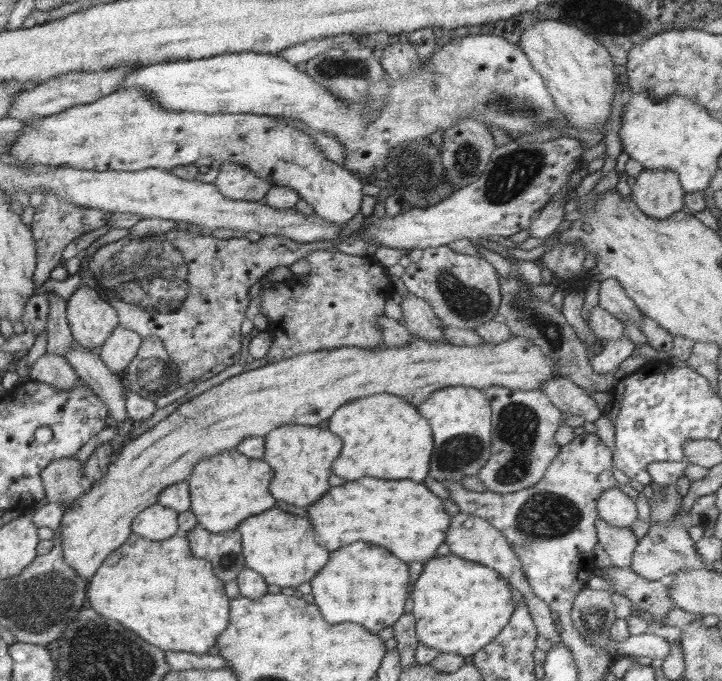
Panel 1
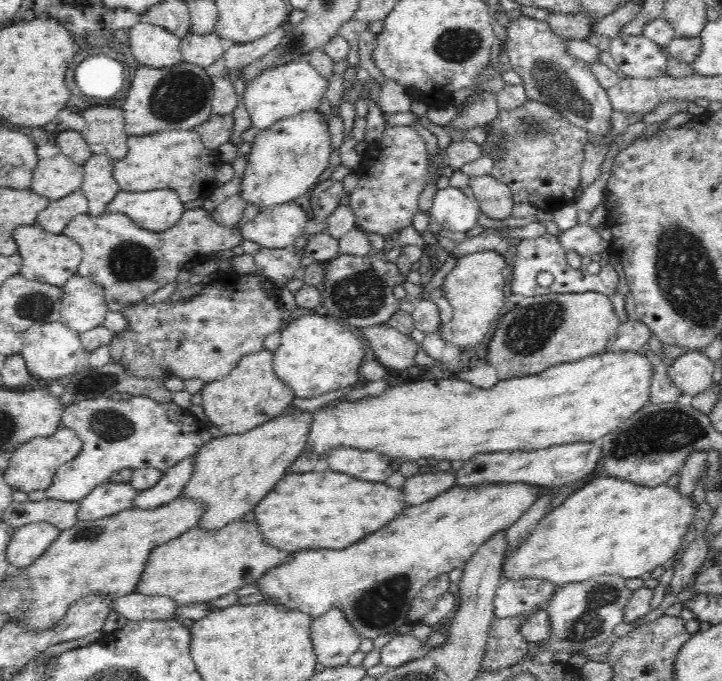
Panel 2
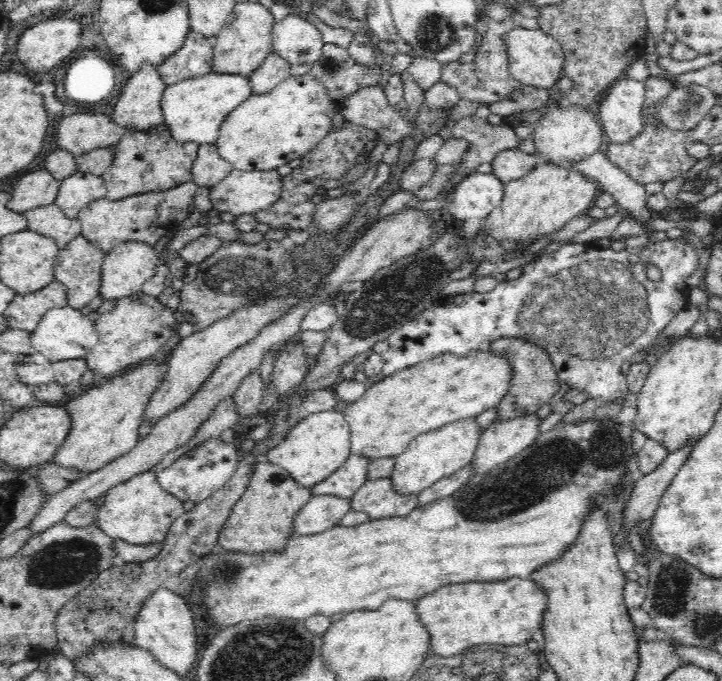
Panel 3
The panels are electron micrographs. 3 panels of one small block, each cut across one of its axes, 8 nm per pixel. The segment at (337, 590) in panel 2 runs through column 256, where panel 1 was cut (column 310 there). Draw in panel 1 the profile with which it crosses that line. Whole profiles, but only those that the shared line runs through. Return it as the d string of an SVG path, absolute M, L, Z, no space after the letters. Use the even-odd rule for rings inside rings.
M352 542L336 552L330 552L328 562L309 582L311 593L314 595L314 604L322 612L324 620L330 624L356 623L372 634L377 633L383 628L391 627L404 612L410 581L408 567L406 562L392 556L386 548L367 542Z

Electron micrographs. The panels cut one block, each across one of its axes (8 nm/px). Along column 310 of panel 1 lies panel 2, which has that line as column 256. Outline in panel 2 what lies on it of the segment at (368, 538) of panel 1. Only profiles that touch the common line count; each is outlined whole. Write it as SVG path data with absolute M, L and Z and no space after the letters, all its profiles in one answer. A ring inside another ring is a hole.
M324 470L286 474L253 511L263 541L293 553L306 548L346 548L385 527L405 507L402 488Z

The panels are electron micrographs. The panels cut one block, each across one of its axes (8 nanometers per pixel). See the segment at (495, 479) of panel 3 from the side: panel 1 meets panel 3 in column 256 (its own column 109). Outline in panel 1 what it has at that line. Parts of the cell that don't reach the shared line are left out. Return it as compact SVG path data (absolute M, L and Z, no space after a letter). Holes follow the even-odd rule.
M132 533L116 550L112 551L91 576L87 586L90 606L106 618L112 618L166 651L204 654L216 644L216 638L229 623L229 600L224 591L225 582L213 571L209 560L194 556L185 536L174 535L164 540L148 540Z

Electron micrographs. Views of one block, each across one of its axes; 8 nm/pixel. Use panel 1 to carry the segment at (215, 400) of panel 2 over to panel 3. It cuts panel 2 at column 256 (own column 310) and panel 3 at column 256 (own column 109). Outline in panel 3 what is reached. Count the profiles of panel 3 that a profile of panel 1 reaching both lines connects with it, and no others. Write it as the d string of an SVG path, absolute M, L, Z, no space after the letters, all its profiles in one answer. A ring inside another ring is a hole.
M262 459L252 470L250 484L245 494L230 512L226 524L218 536L218 542L224 550L248 552L284 552L286 542L292 533L292 520L296 512L304 507L313 497L309 488L300 486L284 468Z

